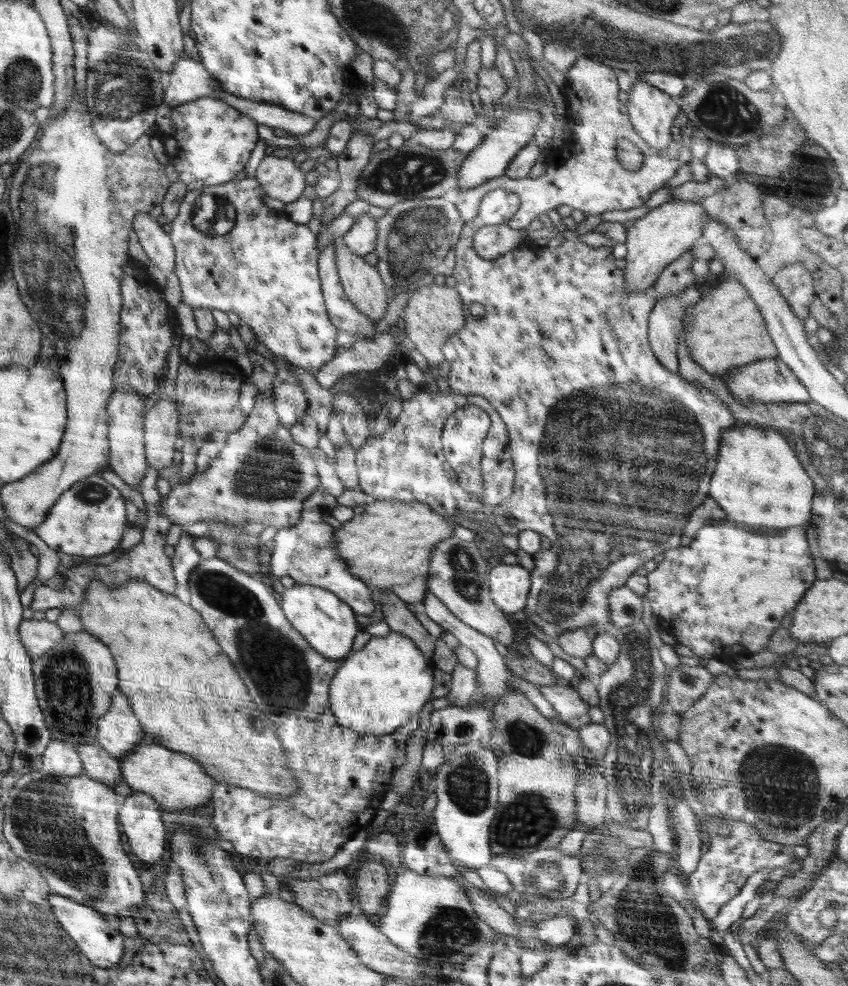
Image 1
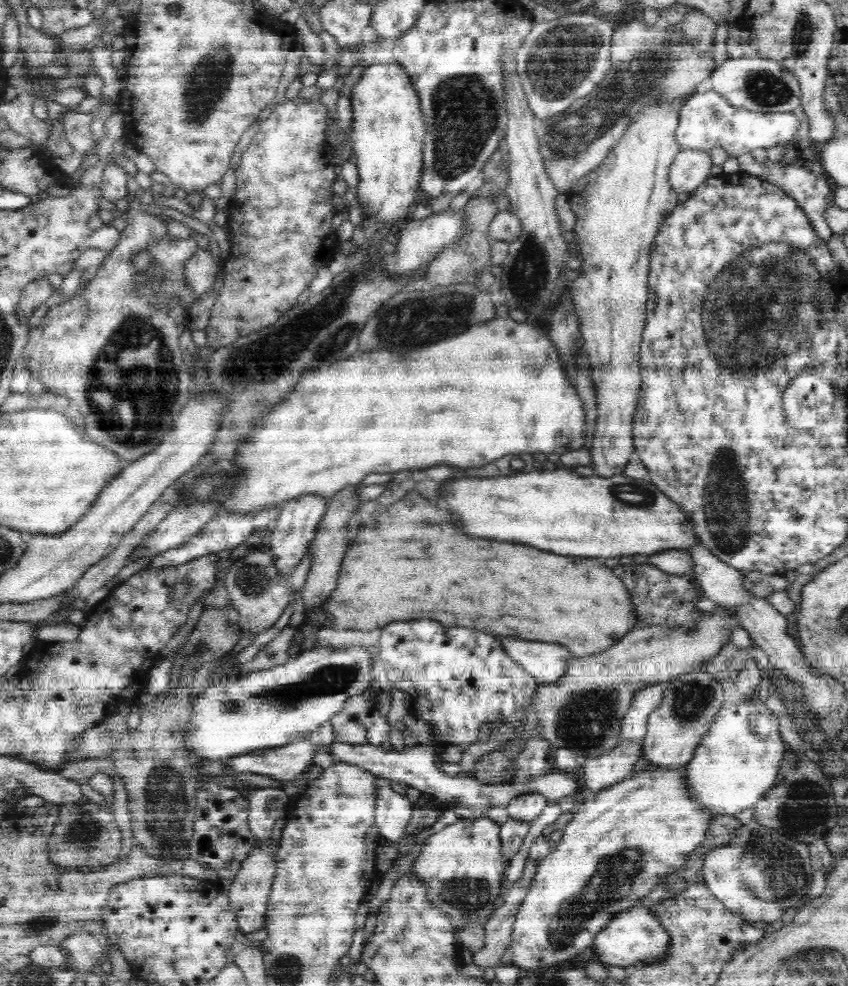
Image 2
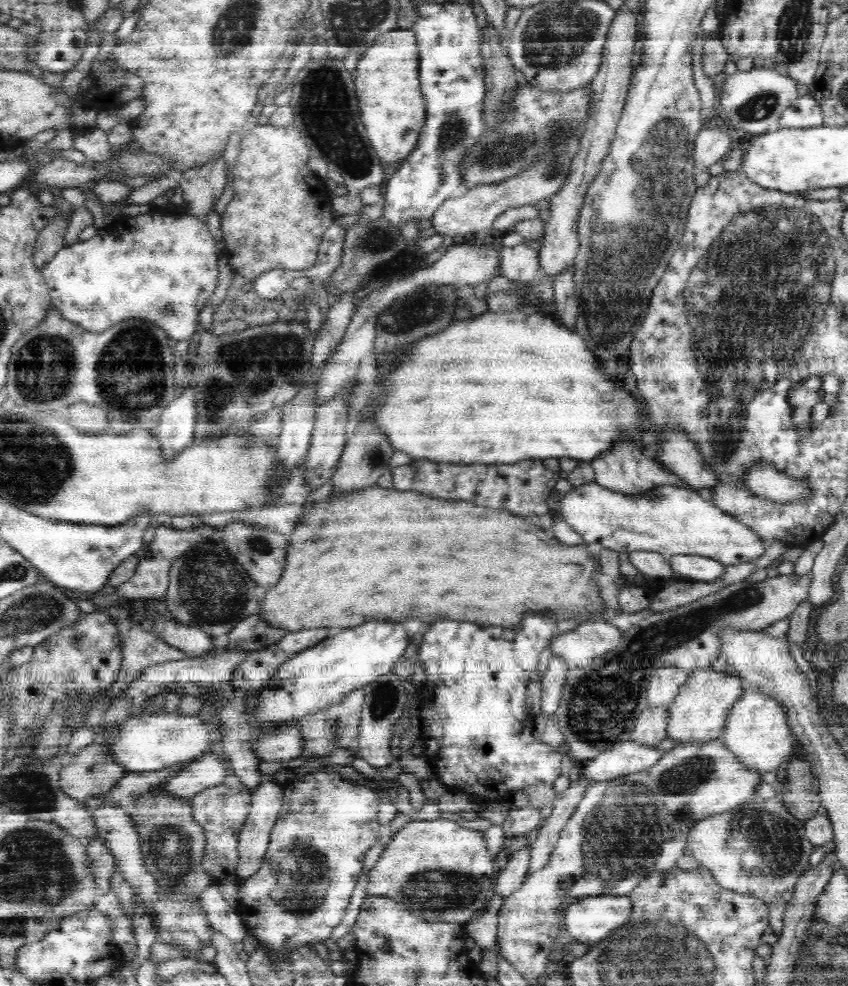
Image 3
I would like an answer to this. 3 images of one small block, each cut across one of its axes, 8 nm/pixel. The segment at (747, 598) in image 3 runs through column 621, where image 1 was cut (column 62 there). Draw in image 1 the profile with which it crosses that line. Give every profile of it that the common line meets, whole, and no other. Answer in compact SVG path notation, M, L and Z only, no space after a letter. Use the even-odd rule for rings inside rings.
M83 631L77 634L65 634L65 640L52 650L33 660L33 676L36 678L36 696L46 724L50 728L53 740L62 740L75 749L80 744L96 742L98 720L112 707L112 698L118 690L117 665L109 646L96 637Z

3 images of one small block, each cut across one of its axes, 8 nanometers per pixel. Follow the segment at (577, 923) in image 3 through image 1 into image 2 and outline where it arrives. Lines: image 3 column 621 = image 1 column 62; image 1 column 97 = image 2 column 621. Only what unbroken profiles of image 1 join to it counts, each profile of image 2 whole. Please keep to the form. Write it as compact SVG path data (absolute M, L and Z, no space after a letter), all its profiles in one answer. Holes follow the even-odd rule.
M638 904L631 909L624 909L609 920L609 923L596 933L591 953L598 956L604 965L622 966L636 963L651 963L665 957L668 936L660 921L647 909Z

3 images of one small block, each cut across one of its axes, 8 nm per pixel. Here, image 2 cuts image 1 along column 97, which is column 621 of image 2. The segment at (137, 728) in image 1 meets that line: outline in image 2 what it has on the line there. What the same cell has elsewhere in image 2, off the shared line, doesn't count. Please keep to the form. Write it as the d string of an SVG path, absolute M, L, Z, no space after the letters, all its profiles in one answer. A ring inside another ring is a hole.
M663 684L648 685L640 690L630 710L622 718L622 732L619 743L640 740L646 734L650 714L663 702L666 686Z

